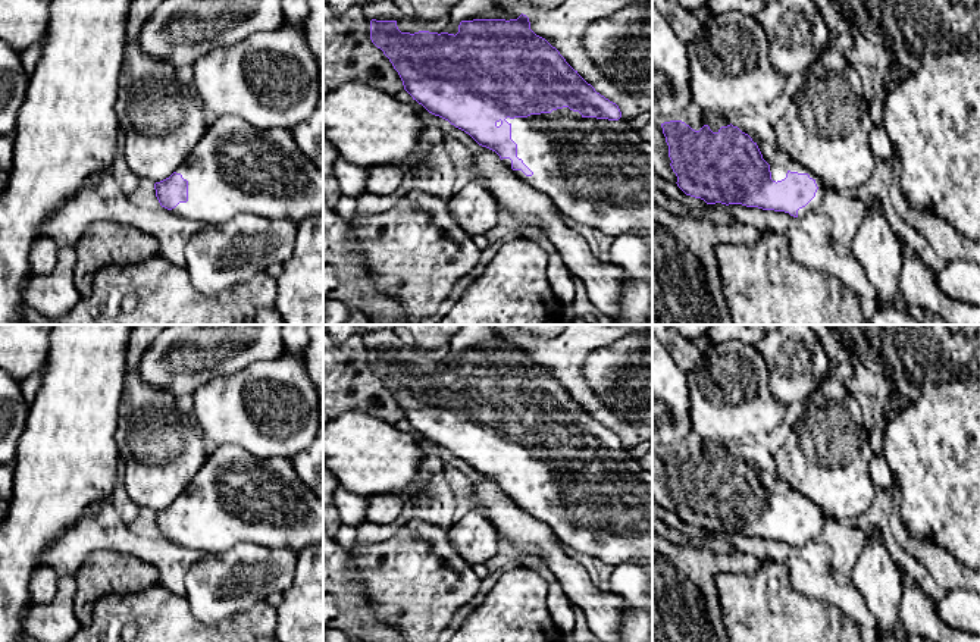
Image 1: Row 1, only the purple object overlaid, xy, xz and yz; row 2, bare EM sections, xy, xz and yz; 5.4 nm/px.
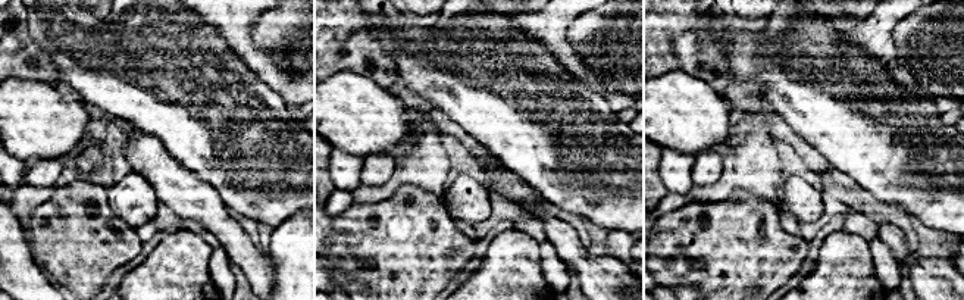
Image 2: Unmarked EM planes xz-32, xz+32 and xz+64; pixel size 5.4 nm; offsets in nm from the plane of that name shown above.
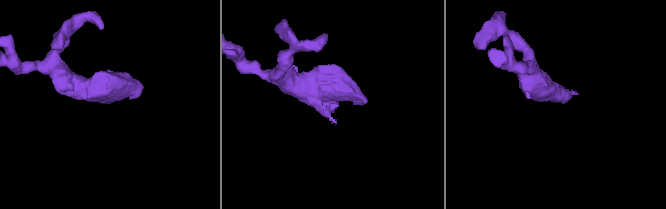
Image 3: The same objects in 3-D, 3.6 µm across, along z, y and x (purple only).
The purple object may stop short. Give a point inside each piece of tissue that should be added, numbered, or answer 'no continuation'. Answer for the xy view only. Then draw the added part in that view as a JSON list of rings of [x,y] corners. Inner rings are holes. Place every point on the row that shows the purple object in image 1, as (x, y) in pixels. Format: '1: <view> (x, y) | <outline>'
1: xy (237, 168) | [[[219,116],[175,170],[188,181],[188,201],[170,212],[201,223],[222,223],[241,213],[301,220],[323,210],[323,170],[297,147],[291,131],[259,129],[238,116]]]

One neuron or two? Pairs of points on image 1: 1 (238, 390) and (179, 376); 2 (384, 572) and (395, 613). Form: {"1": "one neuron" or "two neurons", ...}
{"1": "two neurons", "2": "one neuron"}

